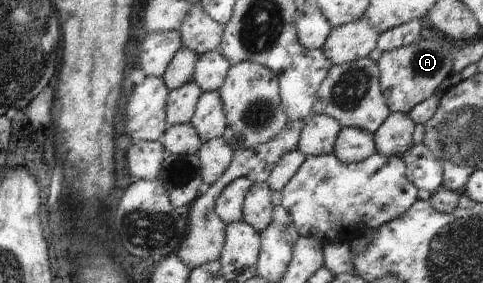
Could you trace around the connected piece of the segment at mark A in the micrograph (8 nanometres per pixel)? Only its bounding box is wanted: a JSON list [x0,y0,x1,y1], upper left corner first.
[378,33,452,113]

